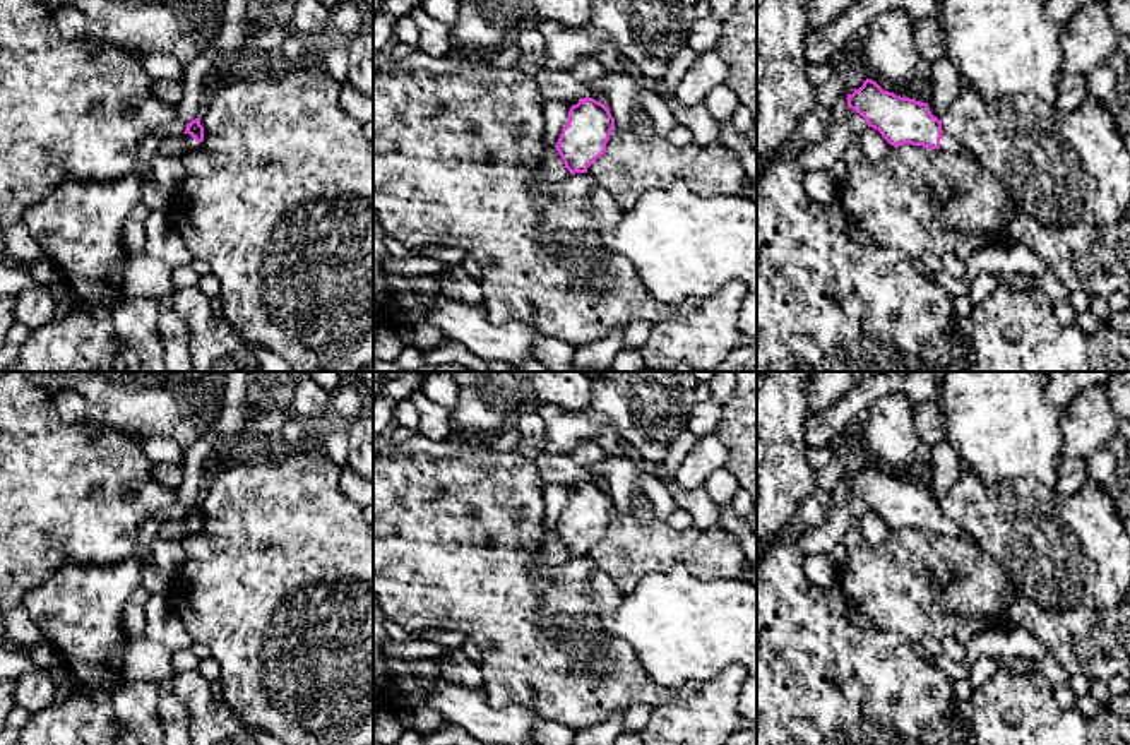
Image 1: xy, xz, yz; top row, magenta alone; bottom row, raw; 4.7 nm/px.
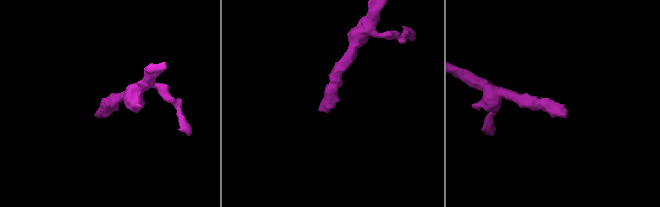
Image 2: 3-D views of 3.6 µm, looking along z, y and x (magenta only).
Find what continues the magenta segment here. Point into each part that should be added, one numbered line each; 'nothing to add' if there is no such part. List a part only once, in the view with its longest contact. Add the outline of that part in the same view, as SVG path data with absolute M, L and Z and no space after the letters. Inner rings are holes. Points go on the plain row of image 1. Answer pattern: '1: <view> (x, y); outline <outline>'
1: xy (177, 530); outline M181 517L170 522L161 522L159 538L181 541L183 538L197 533L202 526L197 526L192 519Z

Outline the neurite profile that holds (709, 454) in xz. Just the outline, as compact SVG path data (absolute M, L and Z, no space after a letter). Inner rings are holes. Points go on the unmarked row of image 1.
M712 433L697 440L675 471L675 481L681 490L700 492L705 480L728 461L724 444Z

